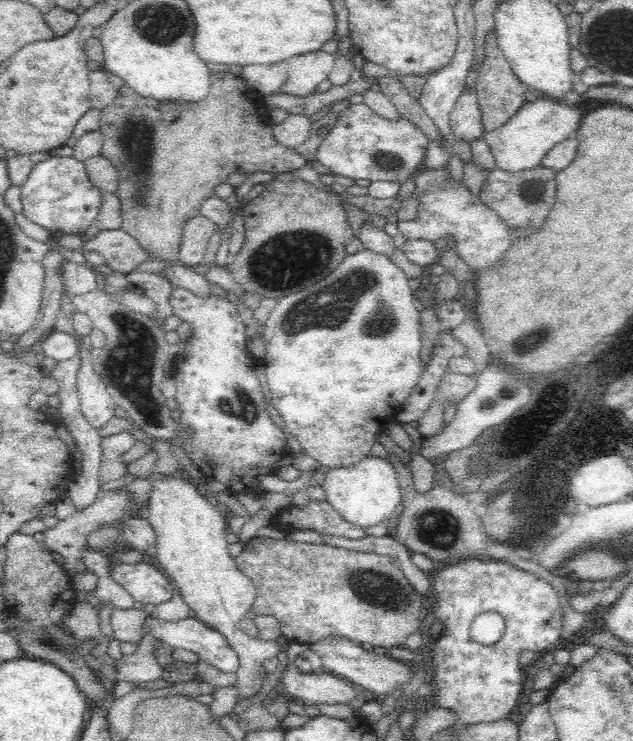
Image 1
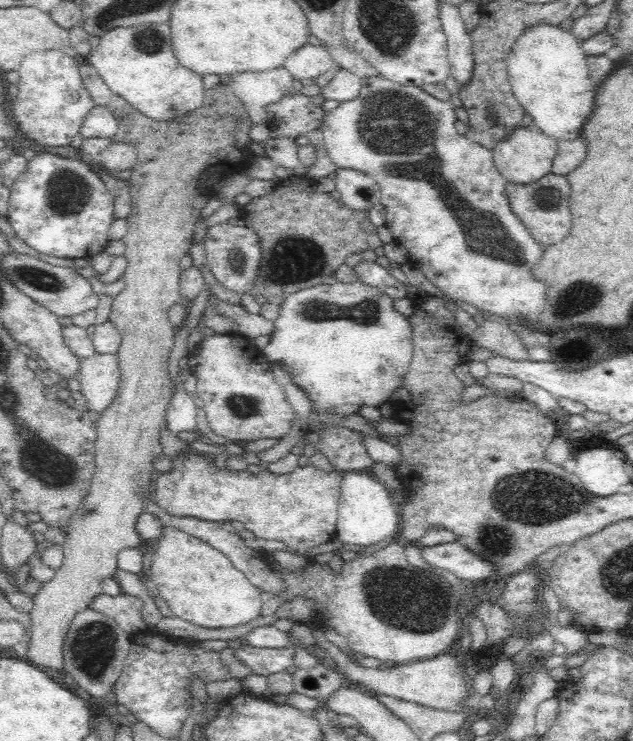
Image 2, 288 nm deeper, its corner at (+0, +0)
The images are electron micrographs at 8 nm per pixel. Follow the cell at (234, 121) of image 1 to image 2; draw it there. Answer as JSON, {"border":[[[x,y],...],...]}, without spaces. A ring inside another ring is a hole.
{"border":[[[218,84],[214,90],[206,90],[206,94],[204,94],[204,104],[196,110],[196,112],[190,112],[188,116],[182,116],[182,118],[178,118],[178,120],[168,120],[168,122],[156,122],[156,120],[150,120],[150,118],[146,118],[144,114],[140,114],[140,112],[136,112],[134,110],[134,114],[130,114],[130,116],[126,116],[126,118],[122,118],[120,120],[120,124],[118,124],[118,134],[114,136],[114,138],[110,138],[112,142],[122,142],[122,144],[132,144],[132,146],[136,146],[136,152],[138,152],[138,160],[136,160],[136,164],[134,164],[134,174],[132,174],[132,178],[128,180],[130,182],[130,194],[132,194],[132,212],[130,212],[130,216],[128,216],[128,232],[126,232],[126,236],[122,238],[124,242],[126,242],[126,260],[128,260],[128,268],[126,268],[126,274],[122,276],[122,280],[124,280],[124,284],[126,284],[126,288],[114,298],[114,302],[112,302],[112,310],[110,310],[110,320],[116,324],[116,328],[118,328],[118,332],[122,334],[122,346],[118,348],[118,362],[120,362],[120,372],[122,372],[122,378],[120,378],[120,388],[118,388],[118,392],[116,392],[116,396],[114,396],[114,400],[112,400],[112,404],[106,408],[106,410],[102,410],[100,414],[100,420],[96,422],[96,428],[98,428],[98,440],[96,440],[96,464],[98,464],[98,468],[96,468],[96,474],[94,474],[94,480],[92,480],[92,488],[90,488],[90,494],[88,494],[88,498],[80,504],[80,508],[78,508],[78,512],[72,516],[72,520],[70,520],[70,528],[68,528],[68,534],[70,536],[66,536],[64,538],[64,564],[62,564],[62,568],[58,568],[56,570],[56,576],[50,580],[50,582],[46,582],[34,596],[32,596],[32,604],[34,604],[34,608],[28,612],[30,614],[30,642],[28,642],[28,652],[26,652],[26,662],[28,664],[32,664],[32,666],[36,666],[36,668],[40,668],[40,670],[54,670],[54,672],[60,672],[60,670],[66,670],[64,668],[64,640],[66,640],[66,634],[68,634],[68,628],[70,628],[70,624],[72,624],[72,620],[74,620],[74,616],[78,616],[78,612],[82,612],[82,610],[86,610],[88,606],[90,606],[90,602],[98,596],[98,594],[102,594],[102,580],[106,580],[106,578],[112,578],[114,576],[114,572],[118,570],[118,552],[122,552],[124,548],[144,548],[146,546],[146,542],[140,538],[140,534],[138,534],[138,530],[136,530],[136,526],[138,526],[138,518],[146,512],[144,508],[146,508],[146,504],[148,504],[148,498],[150,498],[150,488],[152,488],[152,482],[156,480],[156,476],[158,476],[158,472],[156,472],[156,468],[154,468],[154,460],[160,456],[160,454],[164,454],[164,446],[162,446],[162,424],[166,422],[164,420],[164,412],[166,412],[166,406],[170,404],[170,400],[172,400],[172,376],[170,376],[170,372],[168,372],[168,358],[170,358],[170,352],[172,352],[172,346],[174,346],[174,336],[176,336],[176,328],[172,326],[172,322],[170,322],[170,318],[168,318],[168,312],[170,312],[170,306],[174,306],[174,304],[180,304],[182,302],[182,296],[180,296],[180,268],[178,268],[178,264],[180,264],[180,260],[190,252],[190,246],[194,244],[194,224],[196,224],[196,220],[198,218],[202,218],[202,208],[206,208],[206,202],[212,198],[212,196],[216,196],[216,192],[212,190],[212,186],[208,184],[210,182],[210,176],[214,176],[214,174],[220,174],[222,178],[224,176],[232,176],[232,174],[236,174],[236,172],[244,172],[246,168],[248,168],[248,160],[242,160],[242,156],[250,156],[252,152],[248,150],[248,148],[242,148],[246,142],[252,142],[250,140],[250,128],[252,128],[252,120],[248,118],[248,112],[246,112],[246,108],[244,108],[244,104],[242,104],[242,100],[234,94],[234,90],[230,88],[230,86],[224,86],[224,84]]]}

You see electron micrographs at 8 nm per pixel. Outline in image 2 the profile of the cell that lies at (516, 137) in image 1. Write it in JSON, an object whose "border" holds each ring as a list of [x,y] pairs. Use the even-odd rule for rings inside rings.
{"border":[[[536,126],[514,128],[506,138],[502,138],[492,148],[496,168],[510,184],[534,184],[536,180],[542,180],[544,176],[550,176],[556,154],[558,154],[558,140],[548,138]]]}

